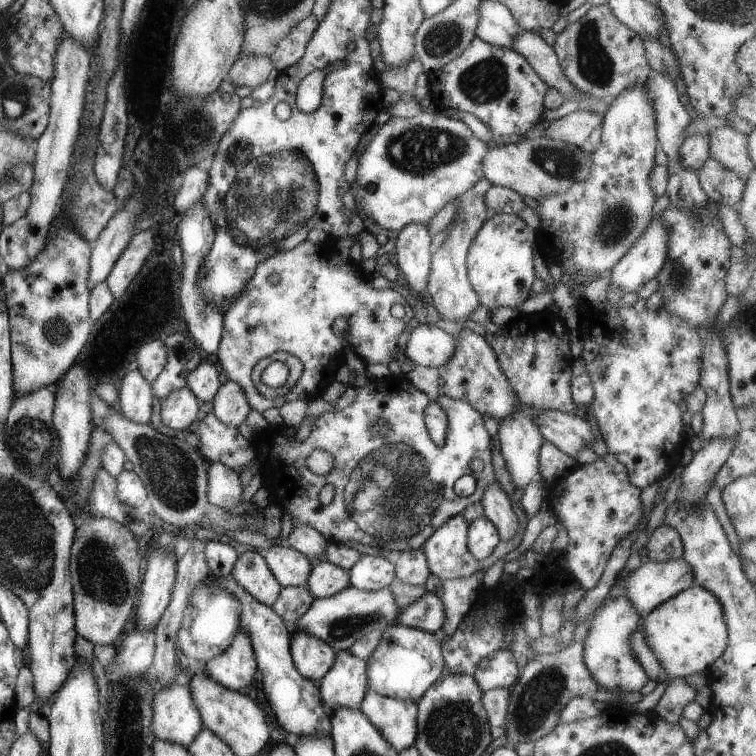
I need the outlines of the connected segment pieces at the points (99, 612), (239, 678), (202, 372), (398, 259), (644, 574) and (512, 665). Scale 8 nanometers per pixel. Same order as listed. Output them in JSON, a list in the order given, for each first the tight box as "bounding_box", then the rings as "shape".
[{"bounding_box":[70,518,142,646],"shape":[[[88,518],[76,526],[70,573],[73,583],[77,635],[94,645],[117,646],[126,635],[126,620],[135,612],[142,580],[138,538],[122,524],[108,518]]]},{"bounding_box":[204,631,258,692],"shape":[[[240,631],[226,651],[212,658],[204,668],[206,678],[234,692],[241,692],[249,686],[257,670],[258,664],[250,638]]]},{"bounding_box":[187,359,221,402],"shape":[[[204,359],[187,377],[187,388],[200,402],[213,401],[218,390],[221,388],[218,368],[212,362]]]},{"bounding_box":[393,224,432,294],"shape":[[[408,224],[398,232],[393,260],[402,270],[412,292],[422,294],[428,290],[428,276],[431,272],[432,236],[424,224]]]},{"bounding_box":[626,557,695,615],"shape":[[[682,557],[664,563],[649,561],[631,572],[626,578],[626,600],[630,600],[632,608],[640,615],[643,611],[654,611],[654,608],[658,608],[660,604],[664,604],[693,585],[695,585],[694,574]]]},{"bounding_box":[473,650,519,691],"shape":[[[498,650],[492,656],[486,656],[473,676],[482,691],[490,691],[511,689],[518,682],[519,674],[513,652]]]}]

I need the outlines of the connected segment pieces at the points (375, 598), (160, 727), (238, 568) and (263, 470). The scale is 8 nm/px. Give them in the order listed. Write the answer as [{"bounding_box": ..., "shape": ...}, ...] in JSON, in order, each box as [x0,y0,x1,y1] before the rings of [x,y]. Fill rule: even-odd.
[{"bounding_box":[290,586,400,653],"shape":[[[350,586],[333,596],[315,599],[290,630],[292,633],[302,630],[326,642],[336,653],[344,652],[349,650],[358,638],[373,631],[384,632],[390,626],[396,625],[400,610],[388,587],[378,591],[364,591]]]},{"bounding_box":[152,685,202,748],"shape":[[[189,685],[160,688],[152,704],[152,732],[156,739],[188,748],[202,730],[202,716]]]},{"bounding_box":[231,552,282,607],"shape":[[[259,552],[240,554],[232,568],[231,577],[238,582],[246,592],[250,592],[258,602],[272,607],[278,600],[282,586],[267,566],[266,560]]]},{"bounding_box":[195,376,495,552],"shape":[[[369,376],[369,383],[365,384],[361,388],[356,389],[356,397],[350,406],[346,406],[346,408],[342,408],[342,410],[333,411],[333,412],[324,412],[319,418],[316,418],[316,424],[313,425],[312,432],[310,436],[304,440],[304,442],[297,442],[291,436],[286,436],[281,429],[284,427],[275,428],[270,425],[268,428],[262,431],[257,431],[256,436],[252,440],[246,440],[246,438],[242,437],[239,430],[232,426],[228,426],[212,412],[210,414],[206,414],[202,420],[200,420],[200,424],[198,424],[198,428],[196,428],[195,433],[198,434],[198,440],[200,441],[198,450],[207,460],[212,460],[213,463],[221,463],[226,464],[232,470],[236,470],[236,472],[240,473],[241,470],[244,470],[246,466],[254,465],[253,472],[261,473],[264,477],[263,485],[269,489],[271,492],[271,502],[276,504],[276,506],[280,506],[282,509],[282,513],[290,514],[290,518],[292,518],[292,523],[294,526],[296,524],[308,524],[308,526],[312,526],[315,530],[318,530],[319,534],[322,534],[324,538],[327,539],[328,542],[334,541],[335,543],[344,543],[346,544],[348,540],[354,540],[359,542],[360,544],[366,544],[368,546],[376,547],[378,549],[383,549],[384,551],[396,551],[396,552],[404,552],[404,551],[412,551],[412,550],[420,550],[423,548],[423,545],[426,543],[426,540],[436,532],[442,524],[446,523],[446,520],[450,520],[452,516],[458,516],[458,514],[463,514],[464,510],[470,506],[470,504],[474,504],[474,502],[479,502],[484,495],[484,490],[486,490],[486,486],[490,486],[490,482],[494,482],[495,473],[492,465],[492,439],[490,434],[488,434],[488,430],[486,429],[483,415],[470,404],[470,402],[466,402],[460,399],[452,399],[448,396],[441,395],[436,398],[436,403],[440,404],[440,408],[444,408],[446,410],[446,414],[448,414],[448,432],[446,434],[446,444],[442,447],[438,447],[436,442],[432,440],[432,436],[430,436],[430,432],[428,432],[428,428],[426,427],[426,422],[424,422],[424,410],[428,407],[428,404],[431,404],[432,398],[417,390],[410,382],[407,382],[403,377],[383,377],[376,378]],[[378,422],[386,422],[388,424],[388,432],[386,434],[372,434],[370,432],[370,428],[372,426],[376,426]],[[314,450],[324,450],[324,452],[328,452],[332,458],[334,458],[334,466],[332,466],[332,470],[326,474],[326,476],[319,476],[318,474],[314,474],[310,468],[306,467],[306,458],[314,452]],[[474,459],[479,459],[485,465],[482,471],[473,471],[470,467],[470,462]],[[331,484],[334,487],[334,501],[328,506],[318,506],[318,497],[321,489],[326,485]]]}]

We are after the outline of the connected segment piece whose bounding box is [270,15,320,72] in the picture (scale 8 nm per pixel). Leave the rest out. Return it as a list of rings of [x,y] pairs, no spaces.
[[[314,15],[308,16],[296,24],[290,33],[280,40],[272,52],[272,56],[270,56],[274,69],[283,72],[286,68],[296,64],[304,56],[304,52],[306,52],[306,48],[318,26],[320,26],[320,22]]]

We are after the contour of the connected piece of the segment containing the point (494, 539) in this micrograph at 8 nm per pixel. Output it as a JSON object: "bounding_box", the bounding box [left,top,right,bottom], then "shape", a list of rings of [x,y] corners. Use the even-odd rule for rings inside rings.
{"bounding_box":[468,517,500,562],"shape":[[[479,517],[469,524],[468,550],[476,560],[484,562],[494,552],[500,540],[496,526],[488,518]]]}

